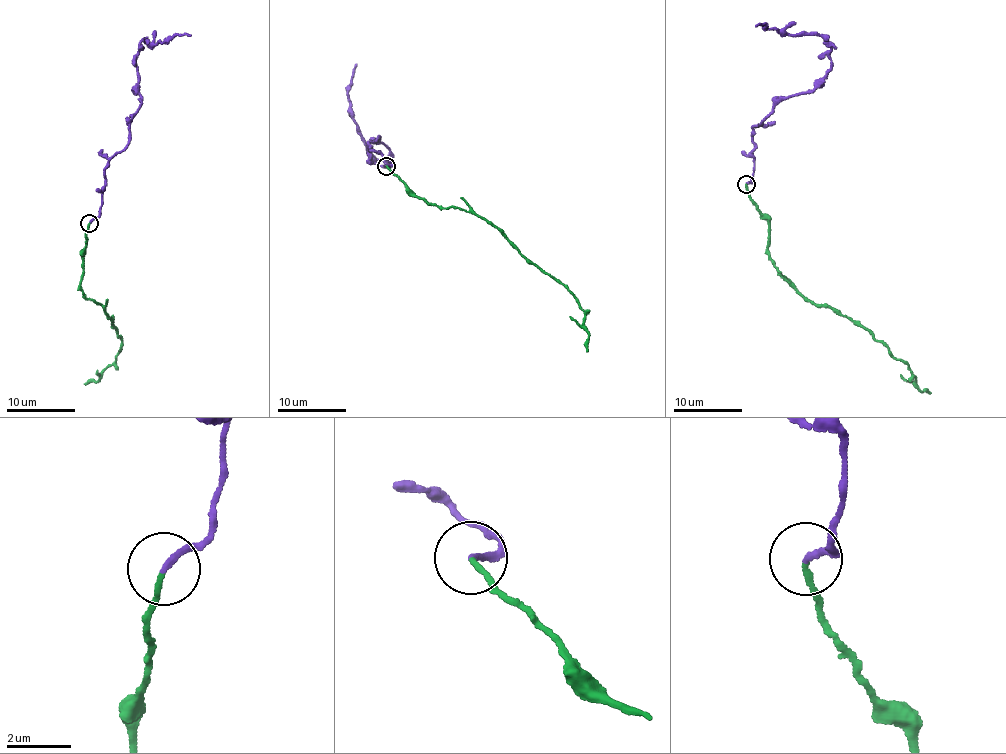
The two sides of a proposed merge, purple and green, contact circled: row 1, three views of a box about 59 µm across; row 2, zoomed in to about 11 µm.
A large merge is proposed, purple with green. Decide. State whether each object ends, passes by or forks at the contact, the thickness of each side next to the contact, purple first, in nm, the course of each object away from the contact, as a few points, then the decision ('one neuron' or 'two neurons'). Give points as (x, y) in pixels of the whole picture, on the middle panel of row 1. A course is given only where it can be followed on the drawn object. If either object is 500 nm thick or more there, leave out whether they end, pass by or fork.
purple ends | green ends | 170/150 nm | purple via (387, 166), (392, 162), (368, 148), (378, 136), (385, 144), (385, 167), (352, 118), (357, 64) | green via (387, 166), (407, 188), (427, 202), (474, 211), (498, 229), (518, 252), (563, 285), (585, 314), (586, 351) | one neuron

